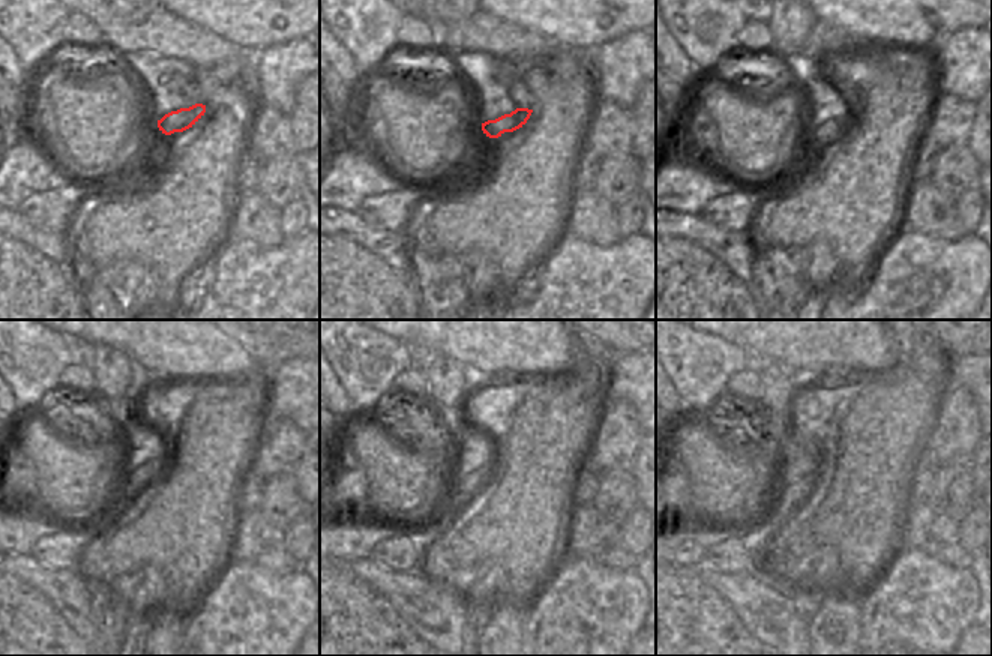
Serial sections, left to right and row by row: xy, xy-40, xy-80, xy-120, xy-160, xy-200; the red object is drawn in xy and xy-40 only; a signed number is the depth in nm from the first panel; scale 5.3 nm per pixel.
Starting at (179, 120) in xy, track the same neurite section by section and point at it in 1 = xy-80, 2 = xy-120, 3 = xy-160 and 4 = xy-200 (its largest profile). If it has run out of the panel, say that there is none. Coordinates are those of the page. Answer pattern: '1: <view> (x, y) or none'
1: xy-80 (821, 135)
2: xy-120 (153, 470)
3: xy-160 (474, 479)
4: xy-200 (790, 494)

